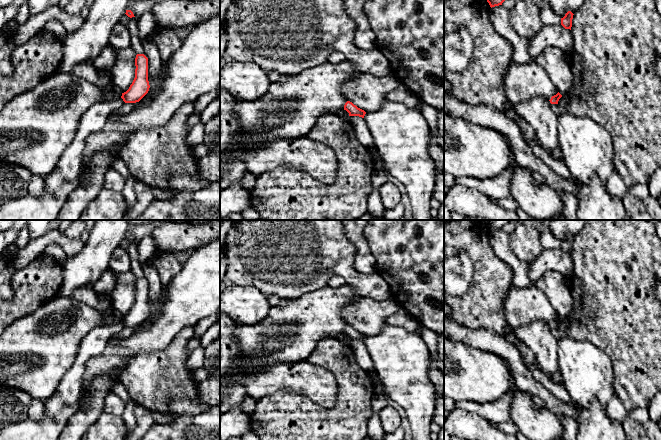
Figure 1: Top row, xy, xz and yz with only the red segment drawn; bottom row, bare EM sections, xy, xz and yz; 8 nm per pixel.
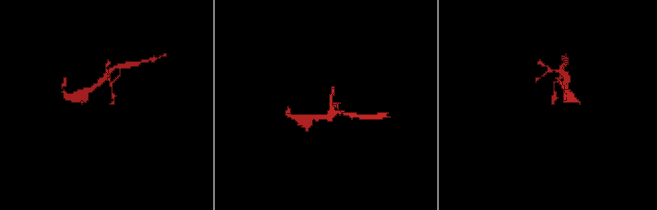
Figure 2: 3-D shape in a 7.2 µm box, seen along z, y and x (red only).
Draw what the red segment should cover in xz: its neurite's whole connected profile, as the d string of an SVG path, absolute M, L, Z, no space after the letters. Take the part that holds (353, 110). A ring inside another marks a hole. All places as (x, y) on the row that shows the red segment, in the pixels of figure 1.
M347 101L344 105L344 110L346 110L349 113L349 116L359 116L364 118L366 112L360 108L358 108L356 105L354 105L352 102Z

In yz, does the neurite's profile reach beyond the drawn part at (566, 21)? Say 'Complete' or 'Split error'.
Complete

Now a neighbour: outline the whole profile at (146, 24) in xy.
M146 10L137 20L137 29L140 39L148 39L158 28L151 10Z

